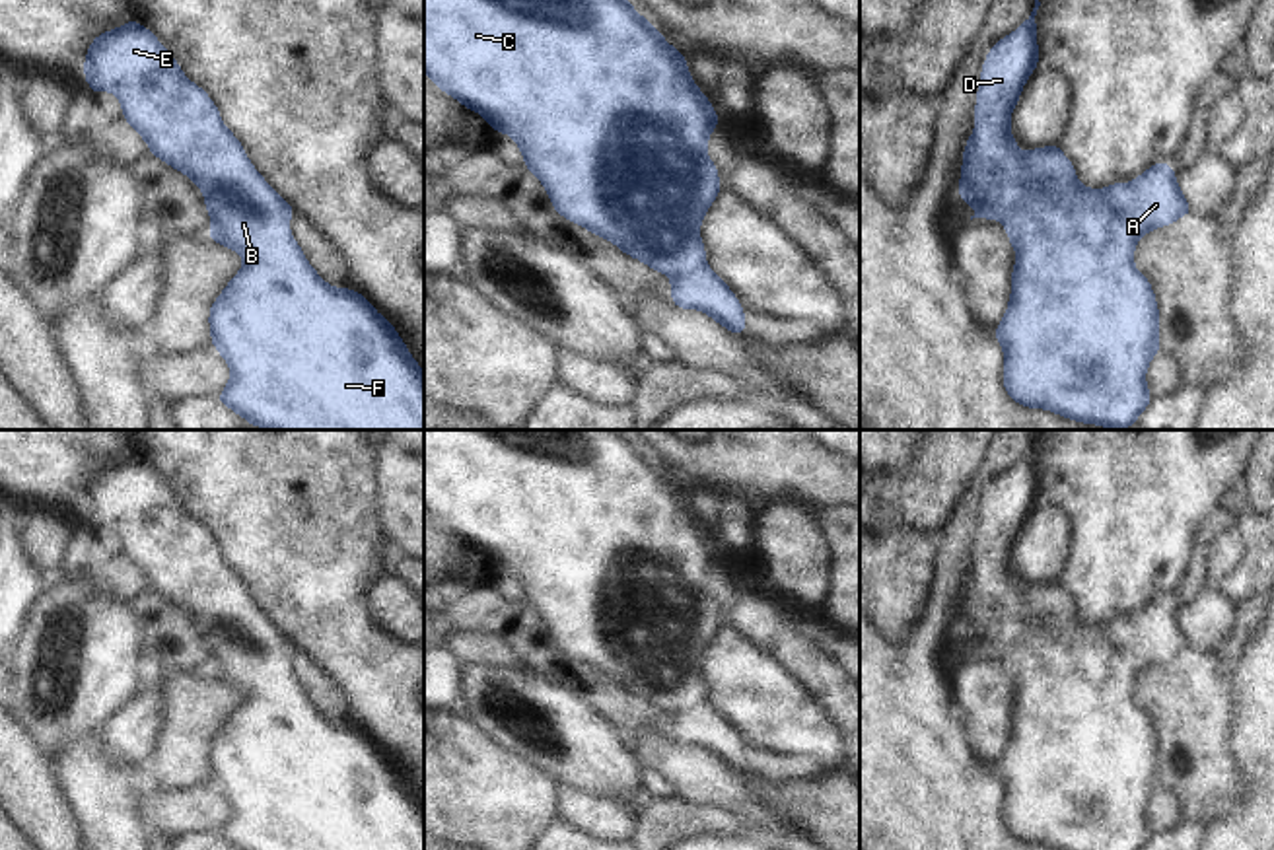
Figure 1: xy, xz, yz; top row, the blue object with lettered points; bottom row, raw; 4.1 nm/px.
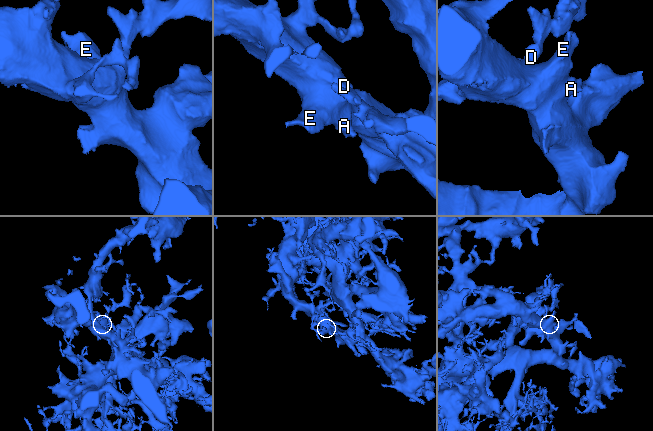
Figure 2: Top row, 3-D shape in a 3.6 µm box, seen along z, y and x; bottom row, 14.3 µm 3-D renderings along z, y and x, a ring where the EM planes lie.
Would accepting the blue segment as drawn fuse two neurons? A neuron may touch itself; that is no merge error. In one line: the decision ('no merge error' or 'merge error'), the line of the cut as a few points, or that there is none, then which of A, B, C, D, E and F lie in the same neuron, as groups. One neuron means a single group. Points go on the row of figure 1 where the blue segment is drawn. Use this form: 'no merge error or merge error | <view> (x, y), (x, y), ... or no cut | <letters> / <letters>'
no merge error | no cut | A B C D E F

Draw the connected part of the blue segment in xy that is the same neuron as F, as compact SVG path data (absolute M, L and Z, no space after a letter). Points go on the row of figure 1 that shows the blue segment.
M130 19L128 23L117 29L109 29L97 35L86 53L84 66L84 78L93 93L111 91L119 97L123 107L123 119L144 138L144 142L150 148L150 154L163 159L171 169L177 169L183 175L191 177L195 185L202 191L204 204L212 220L208 237L214 243L220 243L245 259L239 272L226 284L224 292L210 305L210 346L214 346L220 352L220 356L228 362L231 370L231 377L228 385L222 389L222 393L216 397L216 401L231 408L235 414L243 416L247 424L266 430L424 430L424 370L412 358L405 340L399 336L395 327L383 315L379 315L375 307L360 292L348 288L335 288L317 274L317 270L309 265L301 247L290 231L290 216L296 214L296 208L290 202L286 202L255 169L239 138L233 136L231 130L224 124L216 103L208 97L208 93L202 88L198 88L183 74L177 60L158 41L158 37L136 19Z

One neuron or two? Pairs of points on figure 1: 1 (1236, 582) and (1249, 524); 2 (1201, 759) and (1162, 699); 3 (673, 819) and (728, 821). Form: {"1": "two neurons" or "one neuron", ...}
{"1": "one neuron", "2": "one neuron", "3": "one neuron"}

